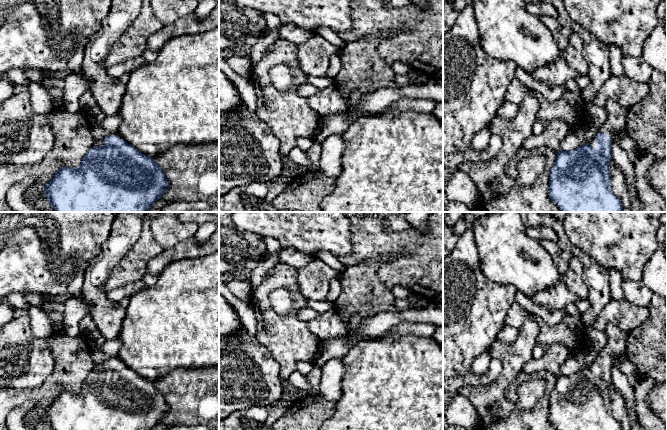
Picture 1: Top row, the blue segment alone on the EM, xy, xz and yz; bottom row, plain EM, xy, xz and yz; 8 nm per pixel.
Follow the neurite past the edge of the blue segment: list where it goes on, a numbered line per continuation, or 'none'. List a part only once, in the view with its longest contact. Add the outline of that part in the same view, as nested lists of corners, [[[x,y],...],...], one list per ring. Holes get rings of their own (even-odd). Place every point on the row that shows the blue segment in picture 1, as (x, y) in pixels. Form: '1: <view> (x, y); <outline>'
1: yz (617, 116); [[[607,99],[606,100],[605,107],[606,107],[607,113],[608,113],[607,119],[602,124],[602,126],[597,129],[596,135],[589,142],[589,144],[592,146],[593,149],[596,149],[596,136],[597,136],[598,133],[607,134],[610,137],[610,140],[612,142],[613,133],[616,130],[626,129],[626,127],[627,127],[628,111],[625,108],[621,107],[618,103],[616,103],[612,99]]]

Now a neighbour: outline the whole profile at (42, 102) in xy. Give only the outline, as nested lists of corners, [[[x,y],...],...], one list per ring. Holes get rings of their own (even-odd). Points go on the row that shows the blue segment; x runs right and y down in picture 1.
[[[41,83],[28,85],[33,110],[38,114],[48,114],[52,110],[53,99]]]

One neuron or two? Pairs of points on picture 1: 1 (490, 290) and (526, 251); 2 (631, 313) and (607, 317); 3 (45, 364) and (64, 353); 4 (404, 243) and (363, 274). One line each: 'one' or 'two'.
1: two
2: one
3: two
4: two

